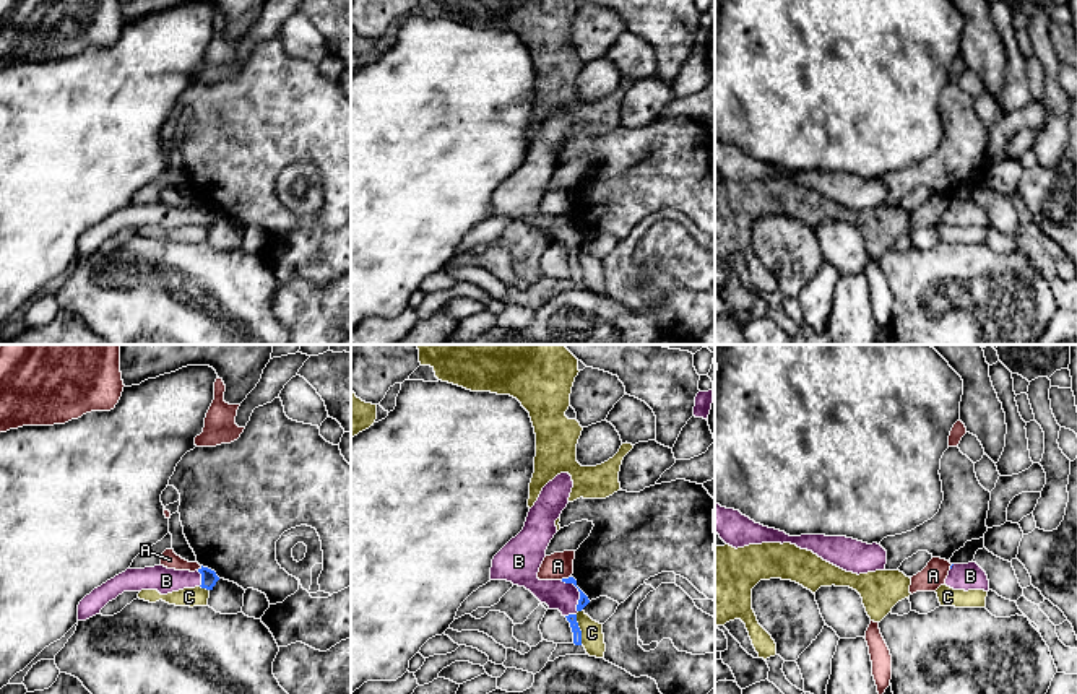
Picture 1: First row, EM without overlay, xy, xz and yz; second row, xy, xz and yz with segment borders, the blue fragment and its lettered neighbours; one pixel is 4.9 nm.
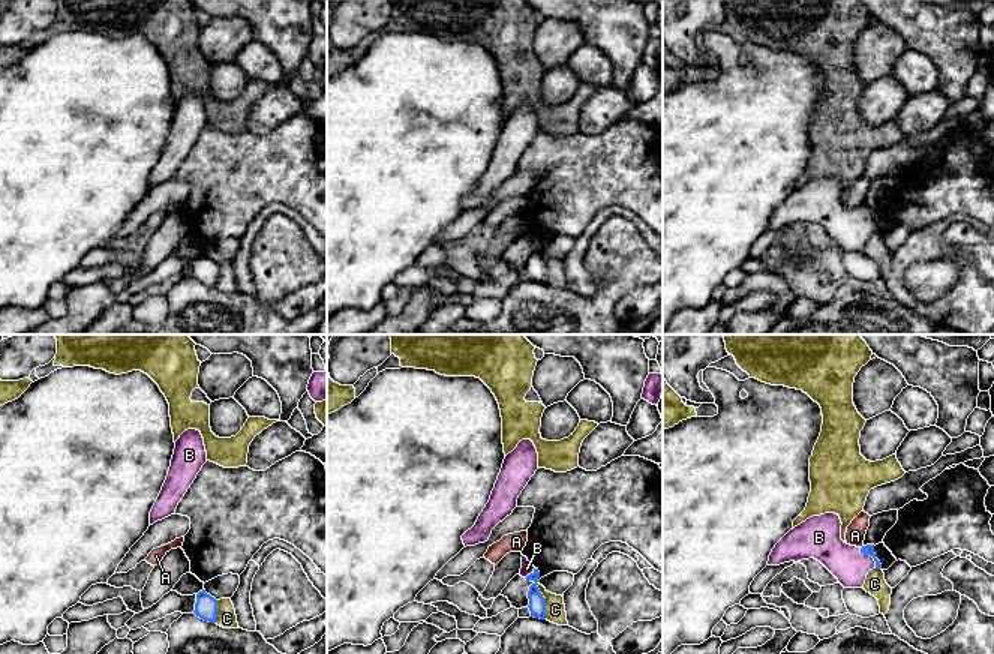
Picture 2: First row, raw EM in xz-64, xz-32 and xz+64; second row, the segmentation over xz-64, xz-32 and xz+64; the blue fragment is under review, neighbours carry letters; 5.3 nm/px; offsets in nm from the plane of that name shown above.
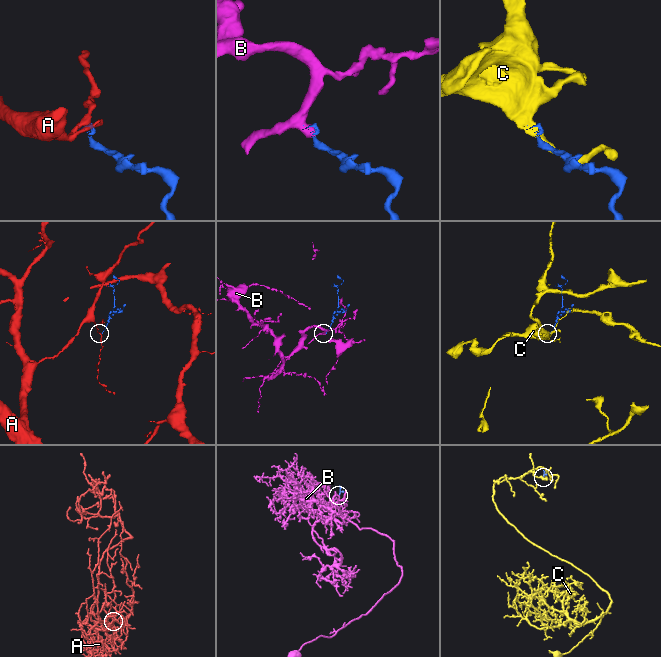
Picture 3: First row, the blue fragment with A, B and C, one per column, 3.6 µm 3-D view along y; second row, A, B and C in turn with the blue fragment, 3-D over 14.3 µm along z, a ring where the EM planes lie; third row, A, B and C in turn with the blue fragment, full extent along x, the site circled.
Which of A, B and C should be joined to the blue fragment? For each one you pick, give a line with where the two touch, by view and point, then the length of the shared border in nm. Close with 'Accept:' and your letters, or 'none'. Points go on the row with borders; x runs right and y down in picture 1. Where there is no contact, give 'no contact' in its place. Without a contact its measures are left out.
B: contact xz (580, 594); length 190 nm
Accept: B

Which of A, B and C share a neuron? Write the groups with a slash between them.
A / B / C

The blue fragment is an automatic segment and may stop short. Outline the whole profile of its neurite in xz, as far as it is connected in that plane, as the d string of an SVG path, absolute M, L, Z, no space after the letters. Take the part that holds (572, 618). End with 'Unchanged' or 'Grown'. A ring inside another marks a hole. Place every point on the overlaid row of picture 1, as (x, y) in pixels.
M569 473L549 481L530 509L523 530L512 538L492 559L491 580L507 580L525 587L549 609L559 609L573 632L573 644L582 645L577 613L588 603L588 596L577 587L573 577L562 580L539 580L538 572L546 549L557 533L556 520L569 504L573 488Z. Grown

